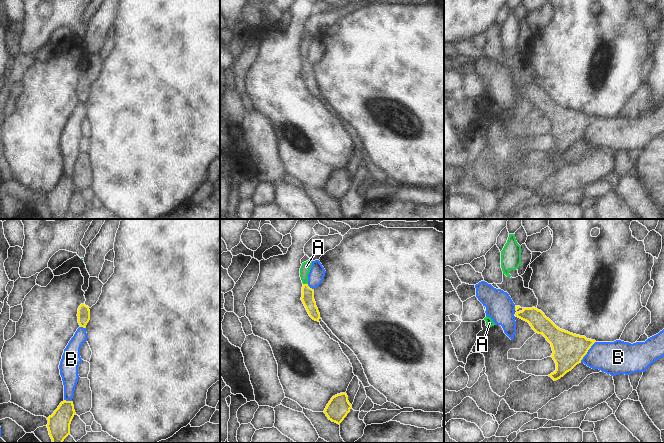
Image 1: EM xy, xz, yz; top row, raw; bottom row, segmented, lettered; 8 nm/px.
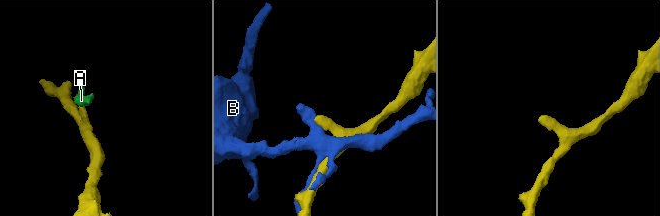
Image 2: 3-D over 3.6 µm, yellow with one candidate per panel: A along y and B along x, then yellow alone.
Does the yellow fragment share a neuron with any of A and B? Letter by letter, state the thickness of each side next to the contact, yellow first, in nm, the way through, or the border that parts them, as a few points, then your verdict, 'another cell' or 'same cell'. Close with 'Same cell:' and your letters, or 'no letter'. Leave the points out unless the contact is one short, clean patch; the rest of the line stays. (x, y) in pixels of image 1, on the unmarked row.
A: calibres 100 and 80 nm; way xz (307, 74), (305, 60), (306, 42); same cell
B: calibres 260 and 260 nm; another cell
Same cell: A

